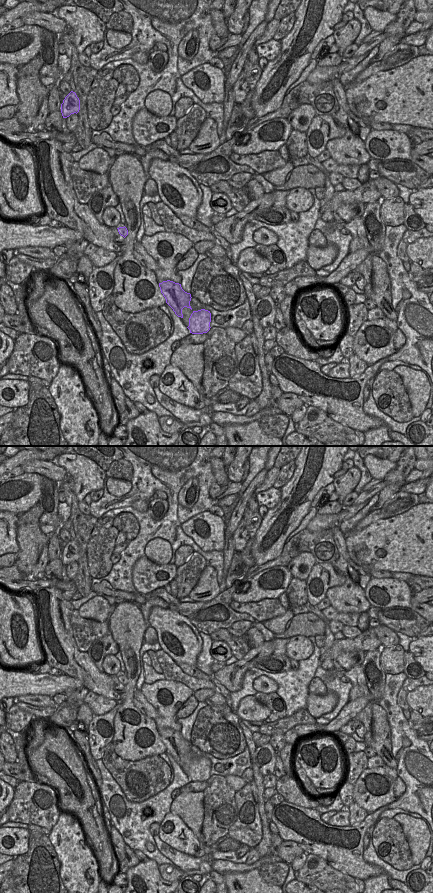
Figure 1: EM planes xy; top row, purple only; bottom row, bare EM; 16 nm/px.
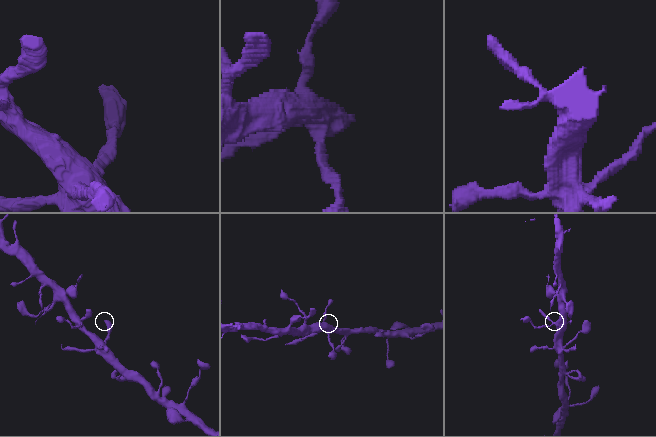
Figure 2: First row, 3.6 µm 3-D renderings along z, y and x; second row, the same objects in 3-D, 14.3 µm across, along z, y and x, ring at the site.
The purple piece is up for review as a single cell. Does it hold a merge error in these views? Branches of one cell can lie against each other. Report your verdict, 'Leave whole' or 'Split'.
Leave whole

